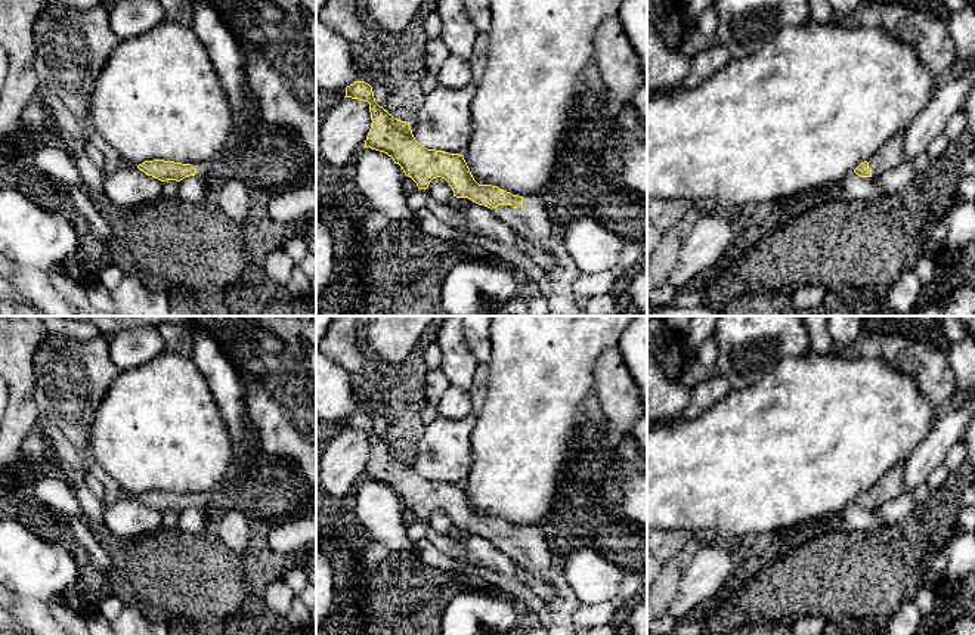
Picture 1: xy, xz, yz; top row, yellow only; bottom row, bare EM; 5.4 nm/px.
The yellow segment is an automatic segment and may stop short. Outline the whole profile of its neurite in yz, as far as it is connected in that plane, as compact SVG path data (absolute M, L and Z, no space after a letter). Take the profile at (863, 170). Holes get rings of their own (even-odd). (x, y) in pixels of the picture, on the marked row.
M904 133L892 137L873 157L861 162L854 173L860 177L878 177L901 164L904 164Z

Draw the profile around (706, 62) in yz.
M714 43L708 49L691 58L690 69L685 78L677 86L680 92L700 86L712 74L724 68L731 61L728 49Z

